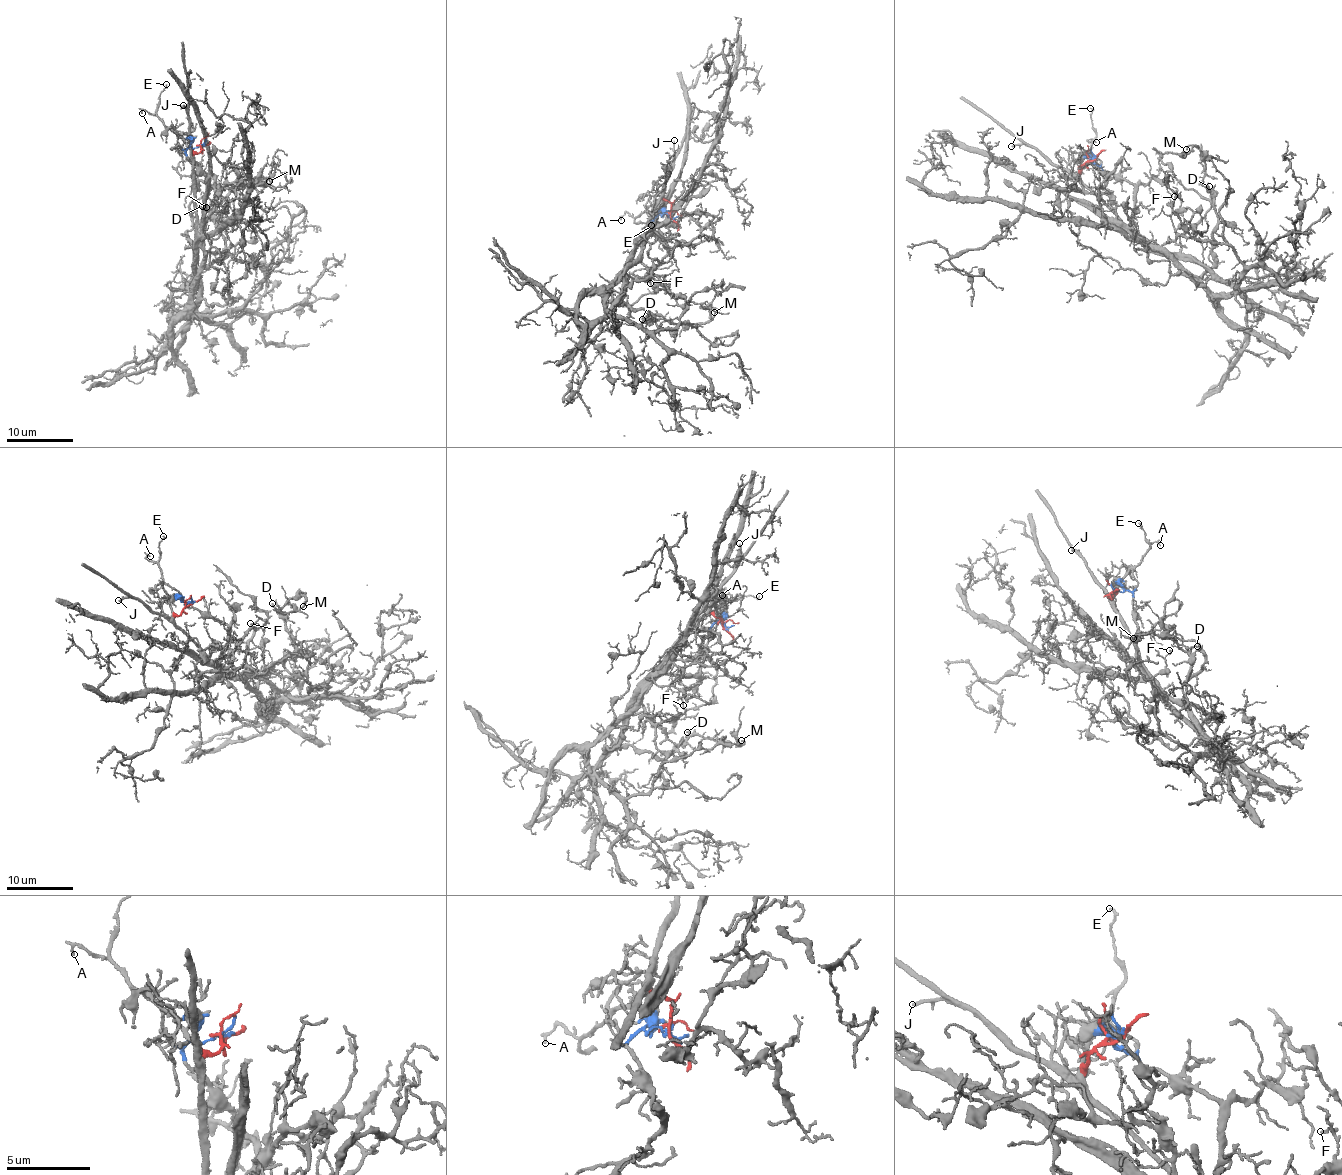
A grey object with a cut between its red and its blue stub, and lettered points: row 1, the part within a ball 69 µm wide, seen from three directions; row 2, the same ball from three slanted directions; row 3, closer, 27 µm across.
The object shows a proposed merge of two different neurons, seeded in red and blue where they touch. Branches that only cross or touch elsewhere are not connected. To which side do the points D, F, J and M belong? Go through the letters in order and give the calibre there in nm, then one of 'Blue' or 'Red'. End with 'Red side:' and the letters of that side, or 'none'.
D: Thickness 160 nm. Blue
F: Thickness 110 nm. Blue
J: Thickness 160 nm. Red
M: Thickness 120 nm. Blue
Red side: J

